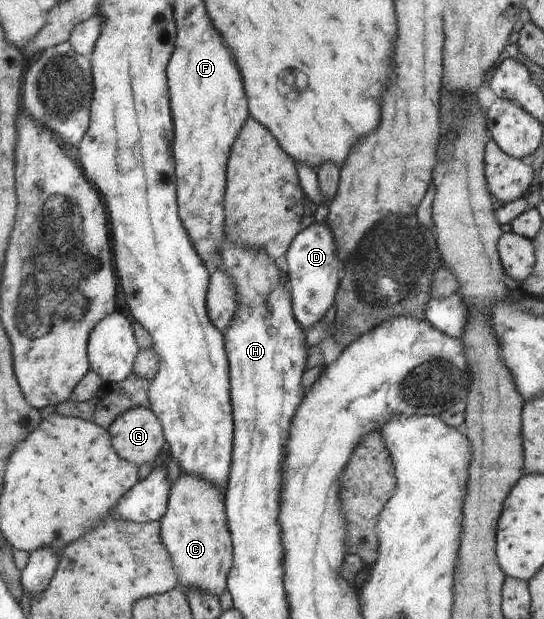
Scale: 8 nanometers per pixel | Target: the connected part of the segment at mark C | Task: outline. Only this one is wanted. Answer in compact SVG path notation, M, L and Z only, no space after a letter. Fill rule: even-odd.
M182 471L173 484L166 515L161 519L163 540L175 559L182 585L218 596L227 589L234 562L234 541L227 526L226 493L202 476Z

